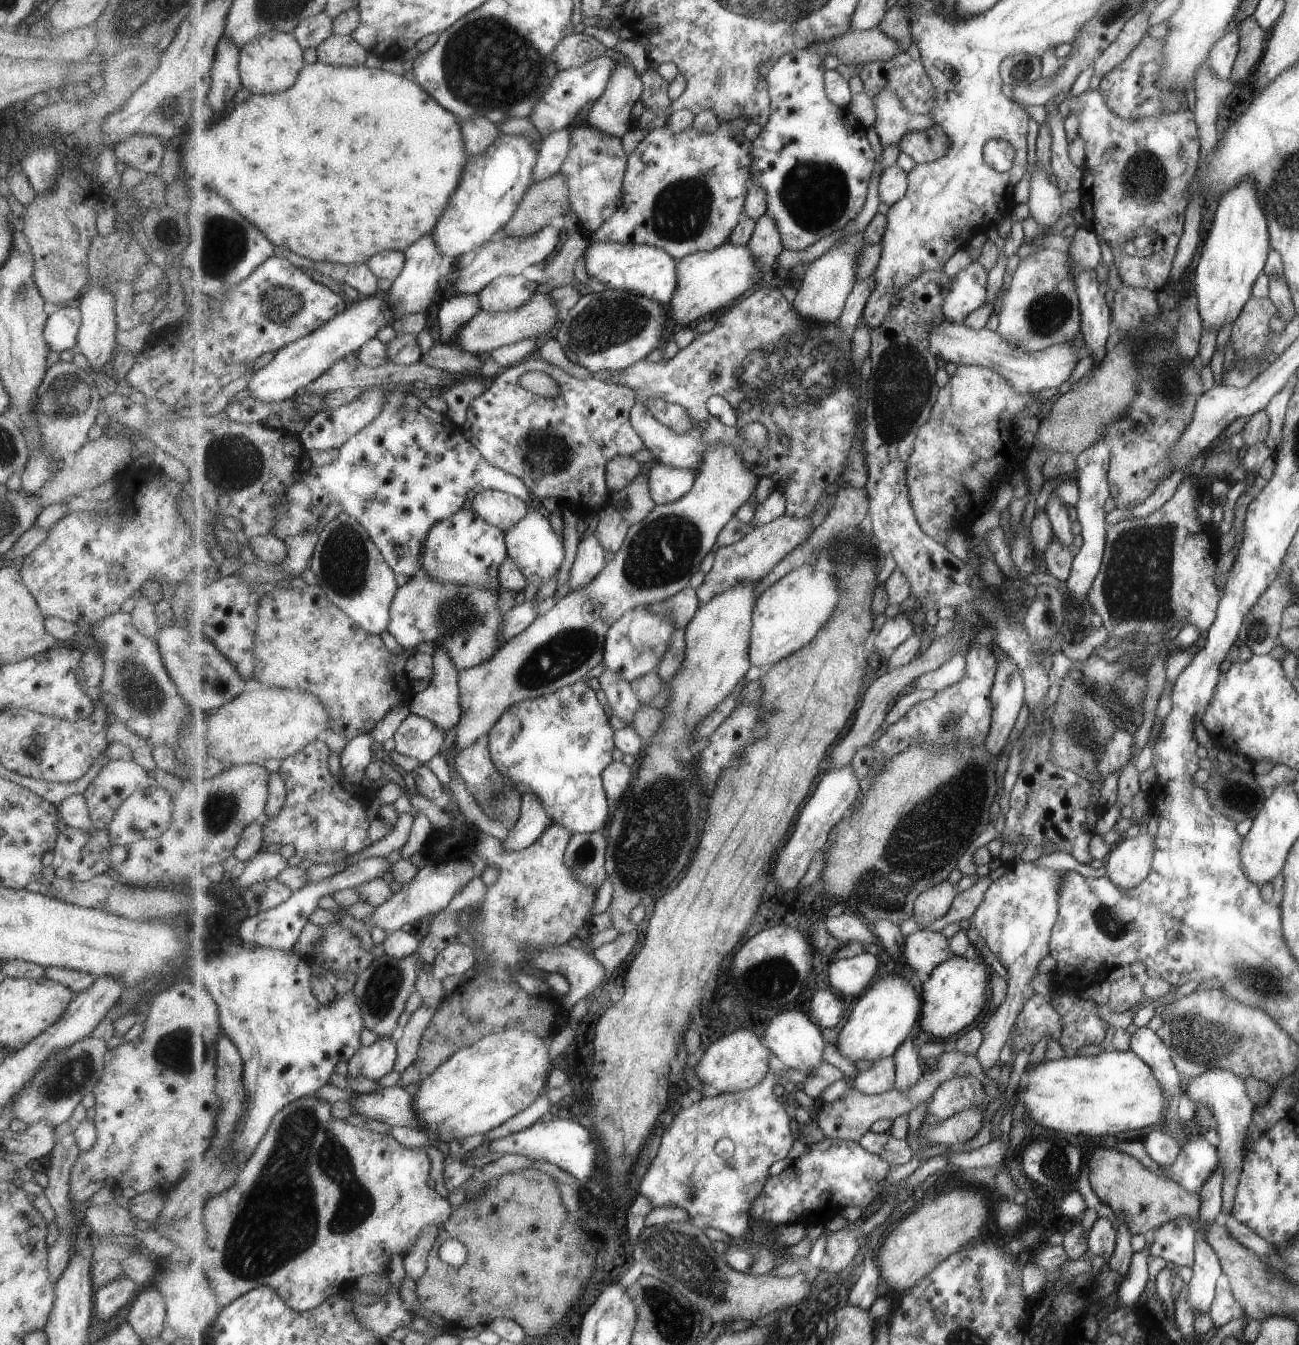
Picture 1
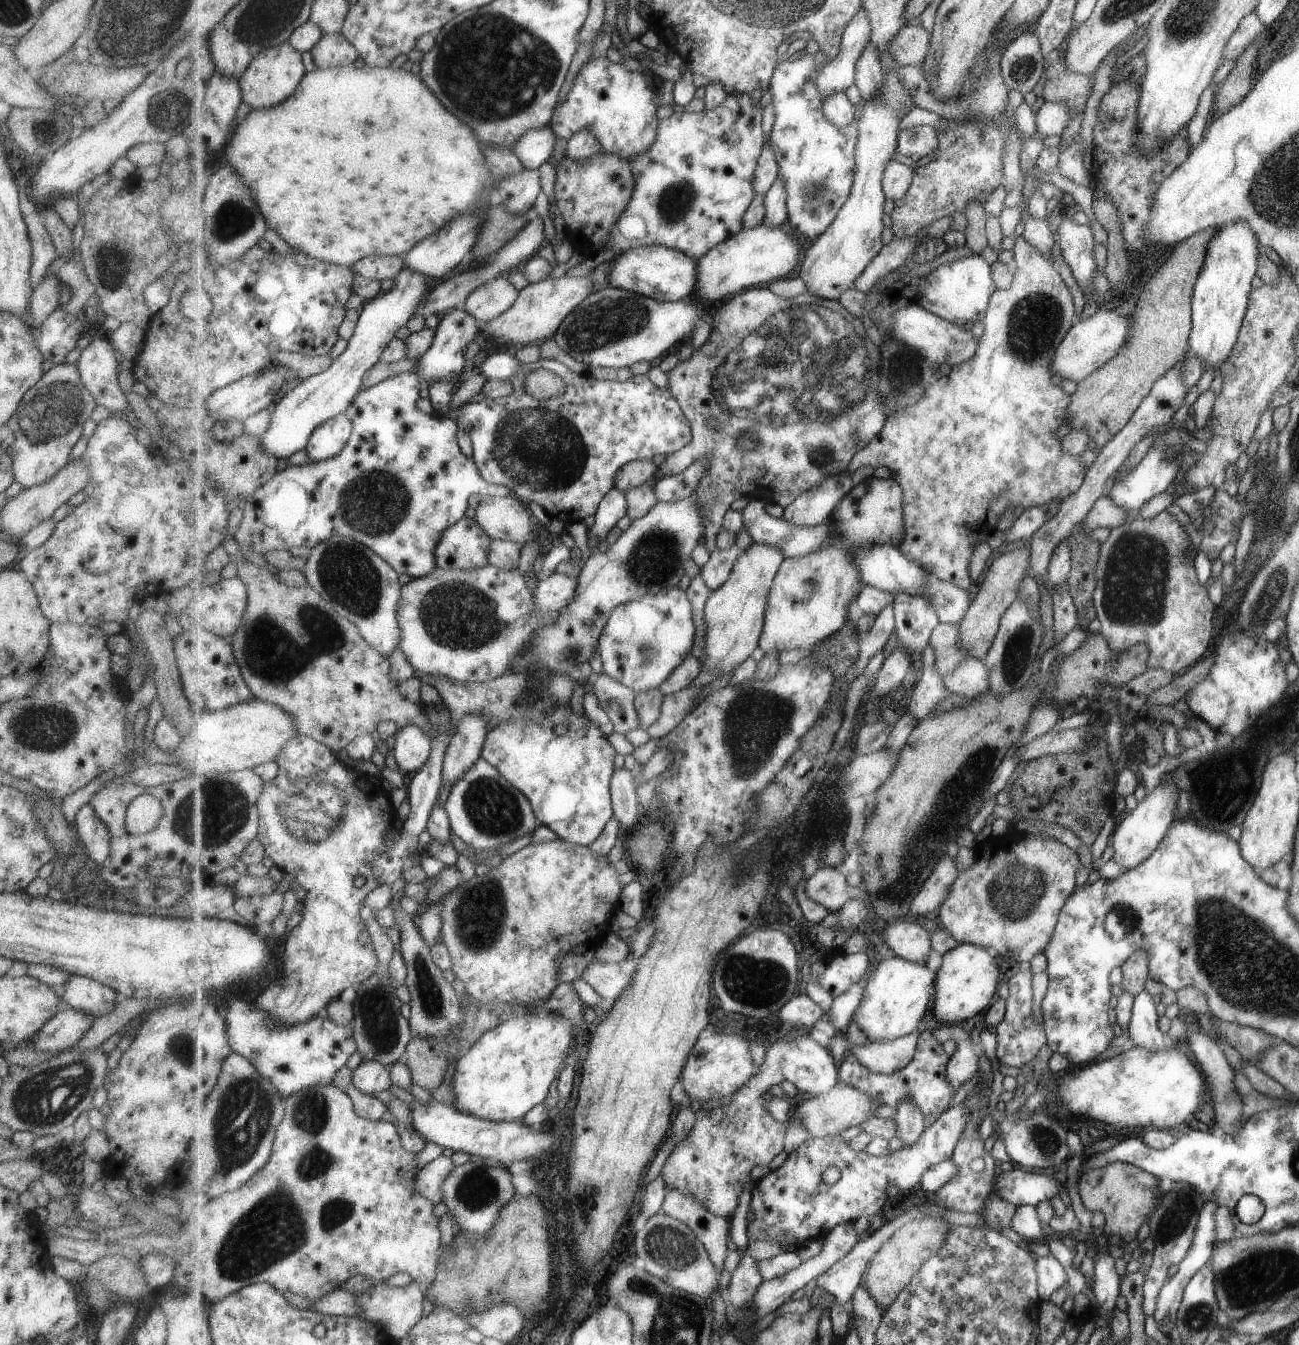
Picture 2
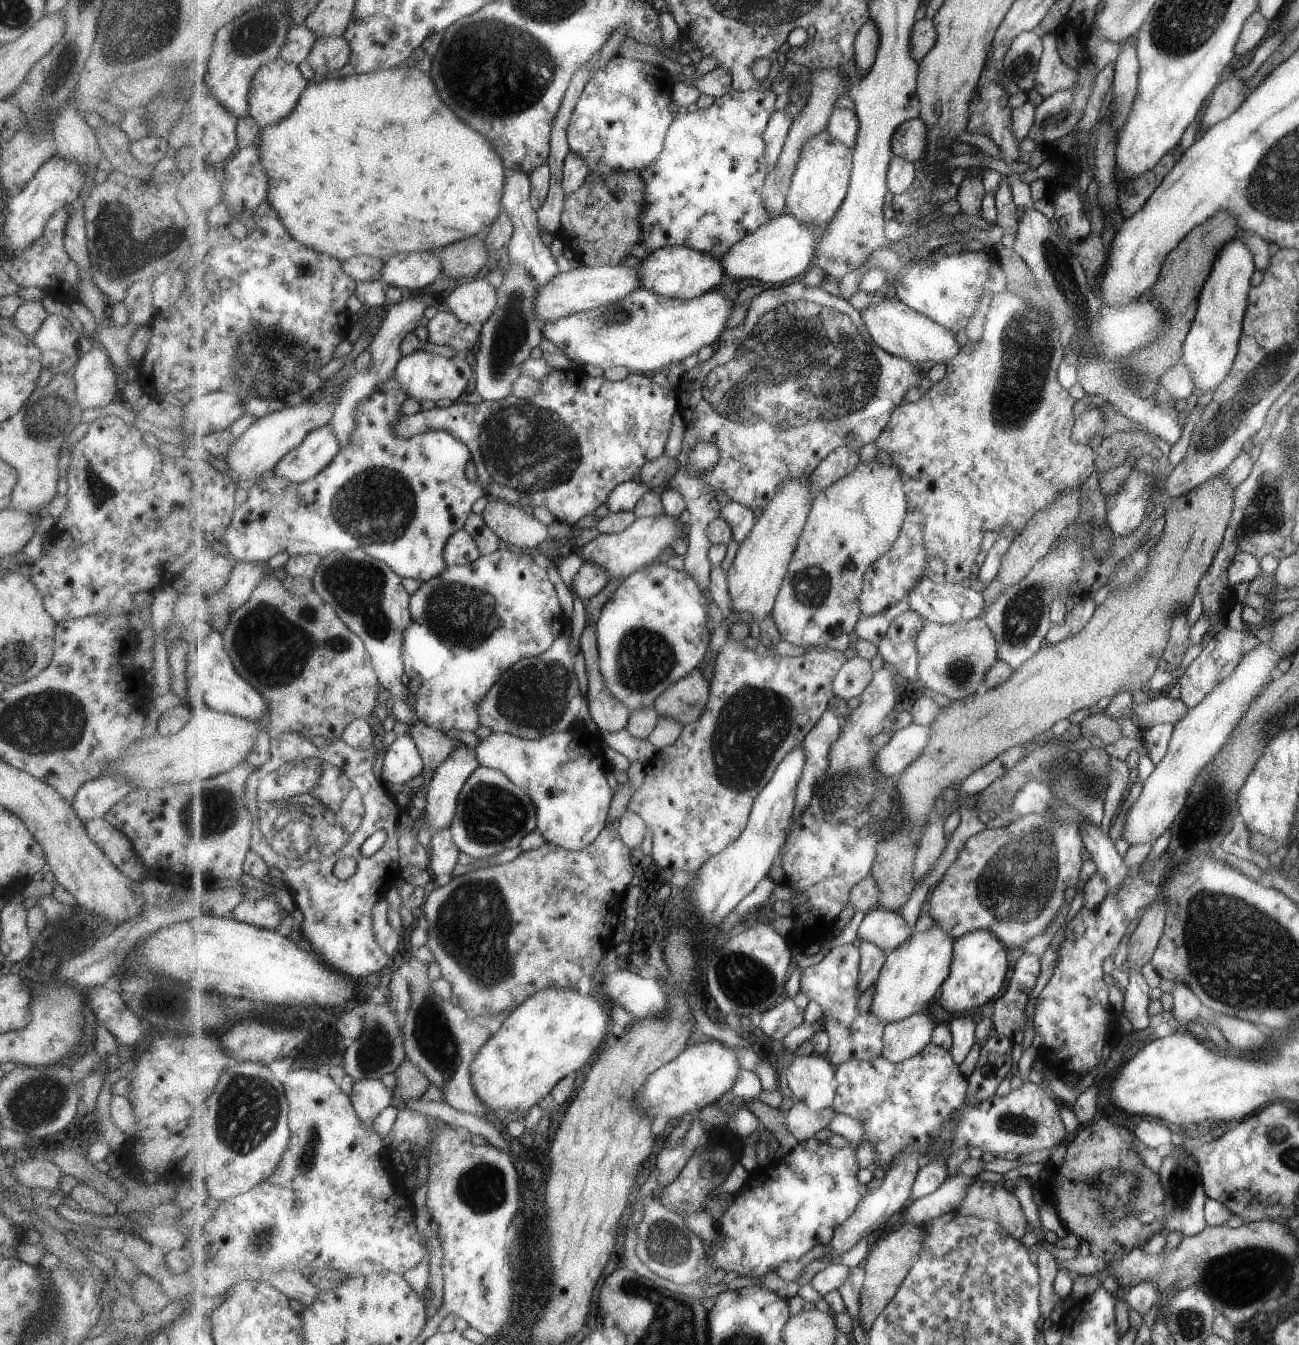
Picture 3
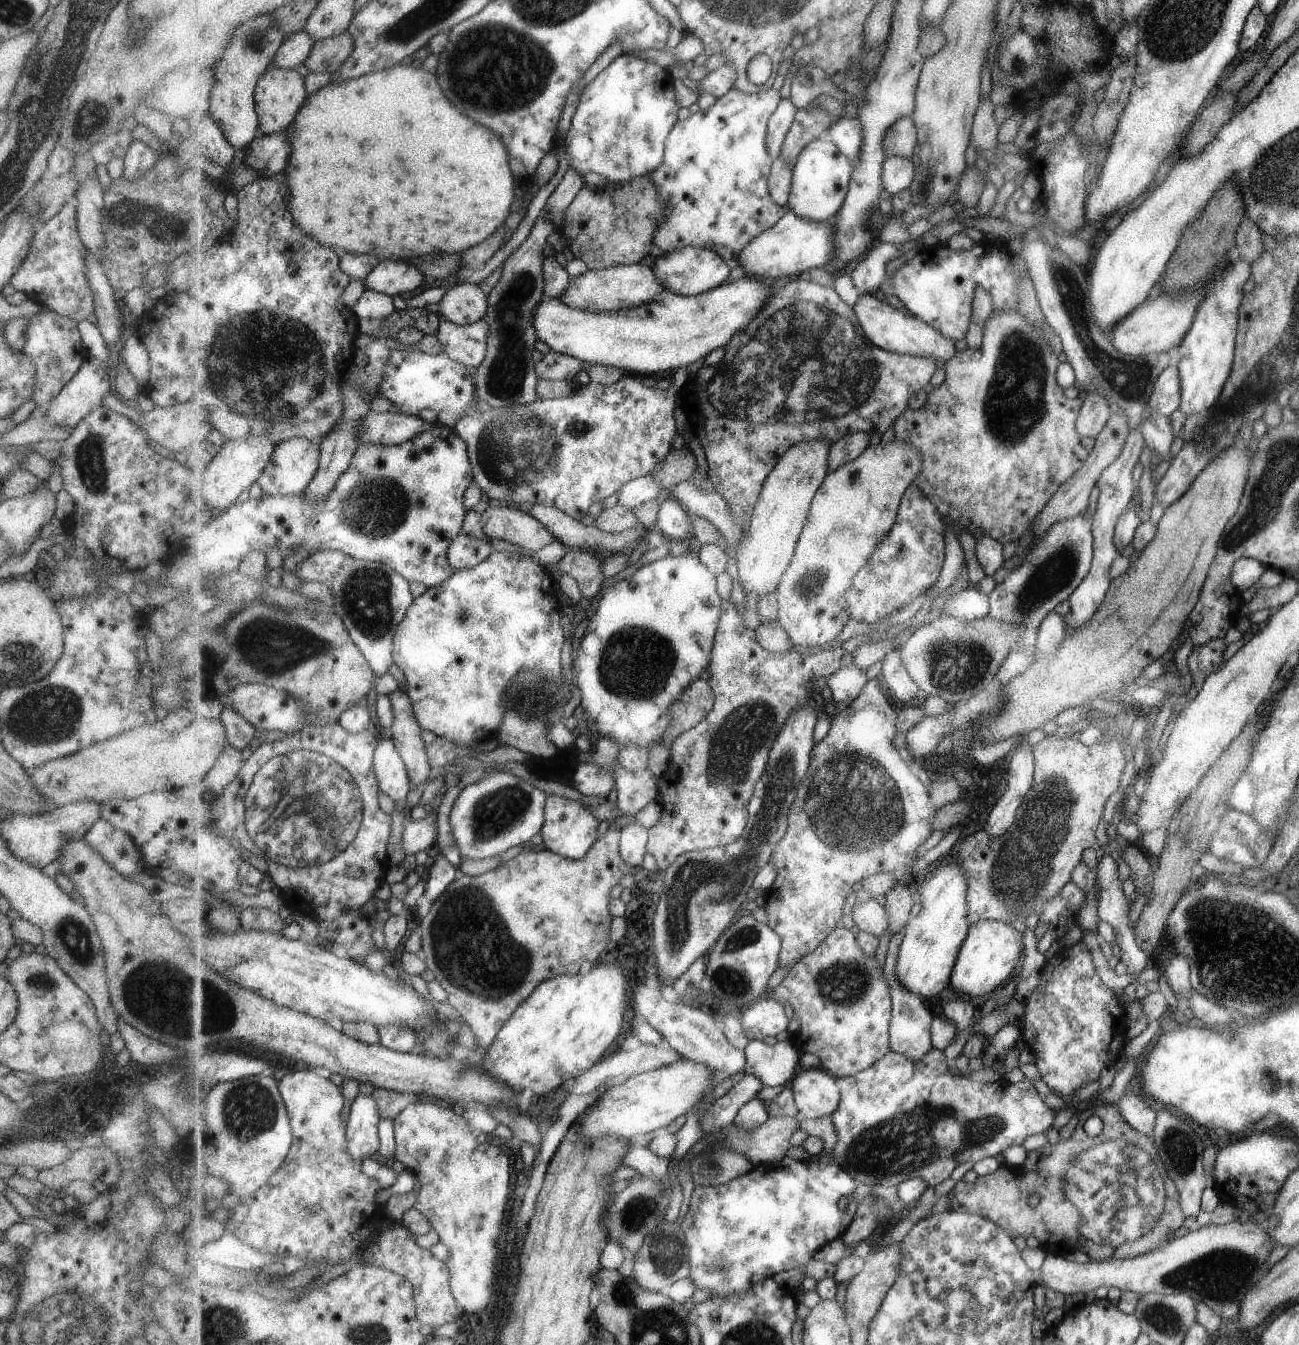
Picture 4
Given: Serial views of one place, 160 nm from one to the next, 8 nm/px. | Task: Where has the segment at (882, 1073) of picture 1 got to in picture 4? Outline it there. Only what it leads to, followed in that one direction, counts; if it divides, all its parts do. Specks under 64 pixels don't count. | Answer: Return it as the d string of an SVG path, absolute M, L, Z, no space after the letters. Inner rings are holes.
M899 931L890 936L887 958L884 964L884 972L890 984L892 997L892 1025L890 1028L890 1041L892 1050L899 1054L905 1054L906 1057L912 1058L914 1061L920 1061L926 1057L934 1044L932 1043L932 1022L933 1014L927 1007L928 1003L919 995L912 993L908 988L901 984L900 978L897 978L896 966L900 953L900 946L905 938L906 931Z

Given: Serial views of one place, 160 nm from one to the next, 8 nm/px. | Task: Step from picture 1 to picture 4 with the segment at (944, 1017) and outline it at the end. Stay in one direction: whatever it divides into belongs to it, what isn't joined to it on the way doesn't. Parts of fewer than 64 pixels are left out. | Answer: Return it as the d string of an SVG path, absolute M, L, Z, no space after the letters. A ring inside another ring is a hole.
M993 919L973 923L954 966L951 986L958 993L969 994L973 999L983 999L991 994L1015 968L1021 954L1021 936L1013 932L1011 924Z

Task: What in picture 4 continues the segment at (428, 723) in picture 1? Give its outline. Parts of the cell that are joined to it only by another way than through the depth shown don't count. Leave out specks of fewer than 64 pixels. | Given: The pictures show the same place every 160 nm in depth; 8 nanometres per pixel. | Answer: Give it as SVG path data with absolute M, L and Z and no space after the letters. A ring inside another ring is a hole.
M392 738L380 742L374 754L374 768L382 792L392 803L407 798L412 784L404 758Z

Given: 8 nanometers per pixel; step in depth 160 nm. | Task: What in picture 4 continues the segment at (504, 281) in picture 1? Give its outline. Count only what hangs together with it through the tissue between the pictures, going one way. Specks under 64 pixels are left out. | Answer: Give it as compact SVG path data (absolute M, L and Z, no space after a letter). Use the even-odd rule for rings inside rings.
M456 283L440 300L439 313L460 325L479 322L488 313L487 292L475 283Z

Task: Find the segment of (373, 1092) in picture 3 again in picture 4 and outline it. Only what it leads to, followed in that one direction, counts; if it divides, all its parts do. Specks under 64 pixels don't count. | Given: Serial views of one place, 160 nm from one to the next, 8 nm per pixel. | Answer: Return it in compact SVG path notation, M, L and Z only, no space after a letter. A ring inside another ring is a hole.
M373 1095L356 1096L351 1104L346 1132L348 1151L354 1159L364 1161L366 1158L379 1156L381 1119L378 1102Z

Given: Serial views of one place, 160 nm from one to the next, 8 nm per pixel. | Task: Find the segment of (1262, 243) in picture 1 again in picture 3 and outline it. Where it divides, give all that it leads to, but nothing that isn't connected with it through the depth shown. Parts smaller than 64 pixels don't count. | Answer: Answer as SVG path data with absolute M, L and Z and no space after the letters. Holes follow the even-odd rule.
M1233 239L1220 250L1212 272L1208 274L1197 301L1196 317L1185 337L1181 362L1187 367L1195 390L1215 390L1227 376L1239 350L1239 338L1243 332L1244 310L1248 304L1249 278L1253 274L1251 251L1240 239Z

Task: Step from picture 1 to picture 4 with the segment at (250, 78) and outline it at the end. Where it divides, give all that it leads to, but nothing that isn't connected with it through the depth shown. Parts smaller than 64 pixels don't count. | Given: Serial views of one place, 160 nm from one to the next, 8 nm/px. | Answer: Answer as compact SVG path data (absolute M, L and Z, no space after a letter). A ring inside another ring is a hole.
M270 66L256 88L256 107L260 118L259 136L289 129L296 120L296 114L307 100L305 77L301 76L297 70Z

